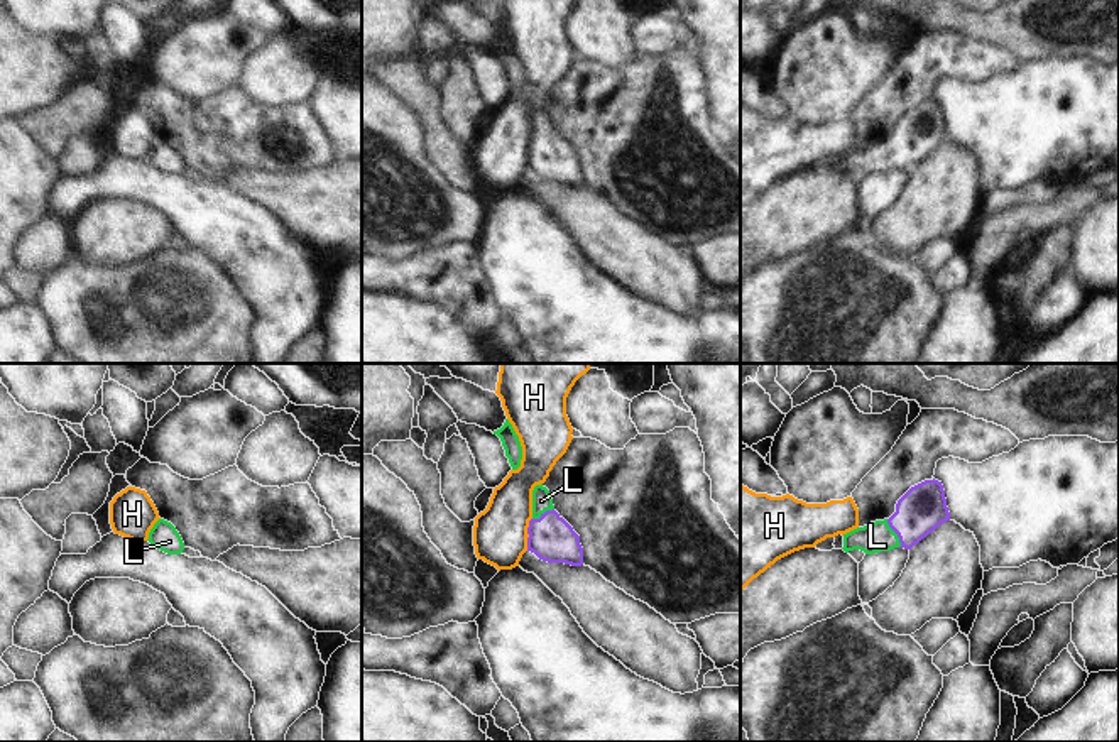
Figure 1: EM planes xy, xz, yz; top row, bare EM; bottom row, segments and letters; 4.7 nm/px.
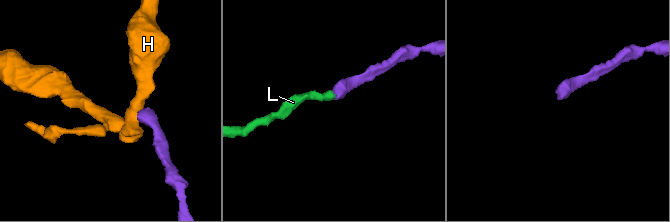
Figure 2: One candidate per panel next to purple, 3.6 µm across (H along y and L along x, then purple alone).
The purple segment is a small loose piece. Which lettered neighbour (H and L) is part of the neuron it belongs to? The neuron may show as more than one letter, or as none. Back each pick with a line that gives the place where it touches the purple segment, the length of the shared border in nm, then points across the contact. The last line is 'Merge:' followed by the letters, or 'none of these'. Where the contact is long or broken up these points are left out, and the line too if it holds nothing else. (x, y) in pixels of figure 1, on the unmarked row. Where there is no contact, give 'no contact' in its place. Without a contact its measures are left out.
L: yz (895, 152) | 150 nm | across yz (922, 130), (895, 152), (878, 158)
Merge: L

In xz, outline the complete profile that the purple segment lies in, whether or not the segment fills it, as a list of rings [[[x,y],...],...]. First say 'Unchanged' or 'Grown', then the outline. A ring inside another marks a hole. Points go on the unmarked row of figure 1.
Grown. [[[541,105],[532,112],[532,140],[527,149],[527,172],[548,184],[583,186],[580,157],[554,132],[549,112]]]

